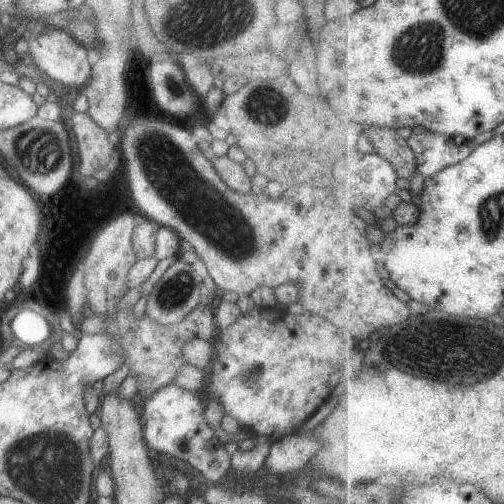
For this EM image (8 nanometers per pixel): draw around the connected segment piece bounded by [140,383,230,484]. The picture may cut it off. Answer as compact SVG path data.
M171 383L155 390L142 405L143 414L140 418L146 446L159 454L169 454L177 460L187 462L191 468L195 468L204 476L207 484L217 484L230 467L229 454L215 437L213 428L205 422L203 404L199 396Z

